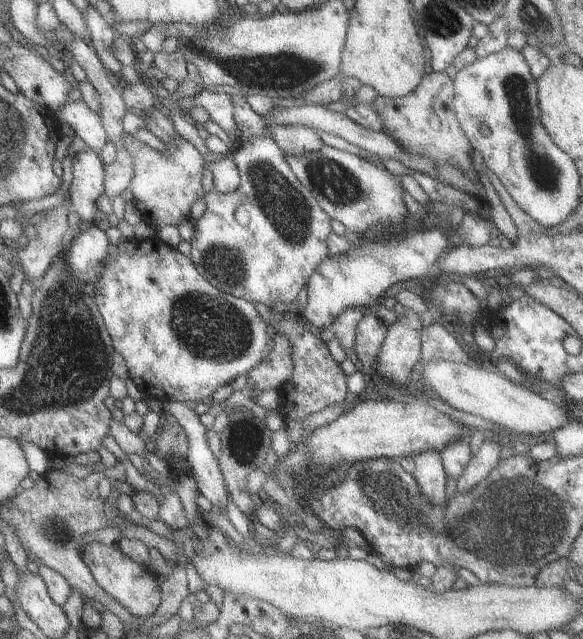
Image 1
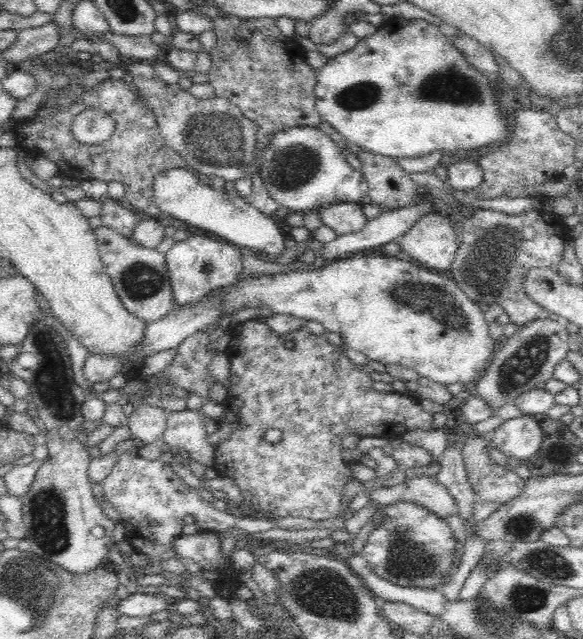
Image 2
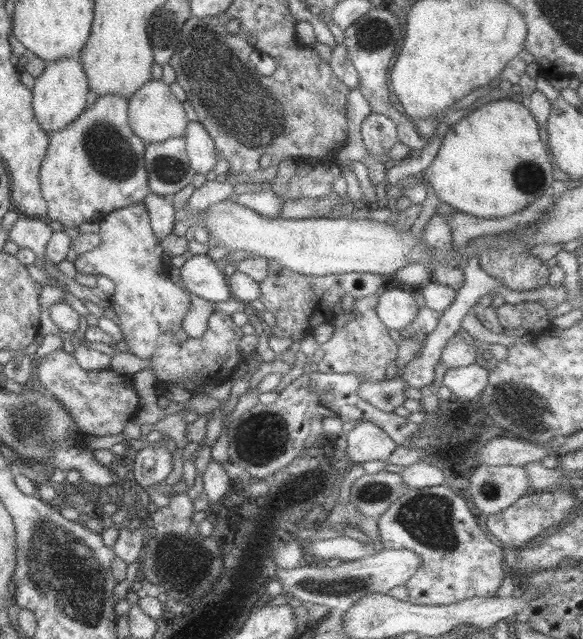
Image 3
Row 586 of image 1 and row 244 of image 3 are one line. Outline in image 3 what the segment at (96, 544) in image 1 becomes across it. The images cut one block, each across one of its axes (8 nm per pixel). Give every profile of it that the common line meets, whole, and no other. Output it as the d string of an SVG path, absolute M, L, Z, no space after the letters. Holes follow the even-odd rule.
M140 203L113 210L100 220L97 234L100 236L99 246L76 255L73 261L74 268L79 274L104 276L113 282L114 291L110 294L109 301L117 316L122 340L133 356L148 362L146 369L152 372L156 387L160 391L165 391L176 386L175 380L184 380L210 388L233 378L240 369L238 360L238 340L242 337L240 328L233 324L228 313L216 310L207 319L206 329L199 338L187 337L182 331L181 321L190 306L192 294L185 289L181 290L169 279L168 268L160 257L164 253L160 248L160 238L157 238L151 230L146 208Z

